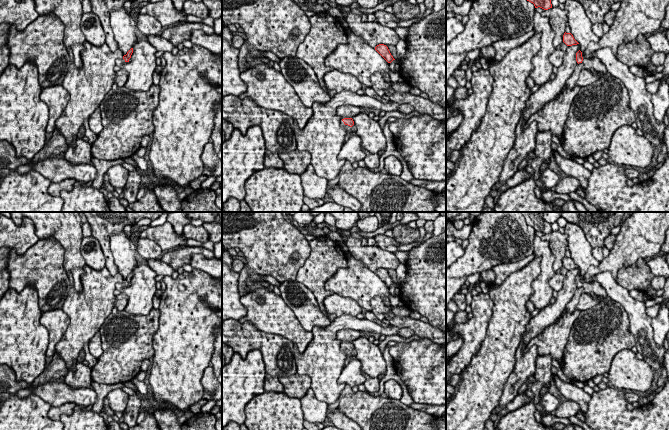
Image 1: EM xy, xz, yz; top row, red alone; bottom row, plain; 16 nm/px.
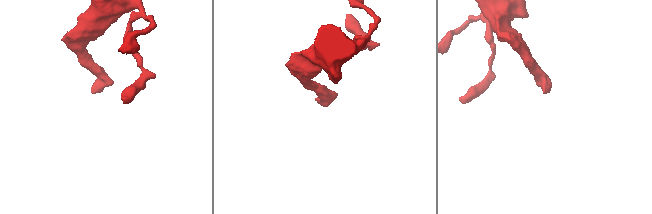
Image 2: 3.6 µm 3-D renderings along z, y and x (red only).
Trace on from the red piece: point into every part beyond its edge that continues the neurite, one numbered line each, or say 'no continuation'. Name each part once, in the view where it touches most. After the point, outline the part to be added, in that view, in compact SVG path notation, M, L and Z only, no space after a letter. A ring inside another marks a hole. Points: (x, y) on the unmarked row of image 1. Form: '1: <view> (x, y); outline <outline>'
1: xz (348, 353); outline M343 345L341 346L341 351L344 351L345 354L346 354L346 360L345 360L345 363L344 363L344 366L346 366L346 365L348 365L348 363L350 362L350 359L352 357L351 351L348 350L348 349L345 349Z

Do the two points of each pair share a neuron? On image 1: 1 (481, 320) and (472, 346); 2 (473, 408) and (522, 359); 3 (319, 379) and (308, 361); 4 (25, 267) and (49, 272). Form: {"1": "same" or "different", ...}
{"1": "same", "2": "different", "3": "same", "4": "same"}

